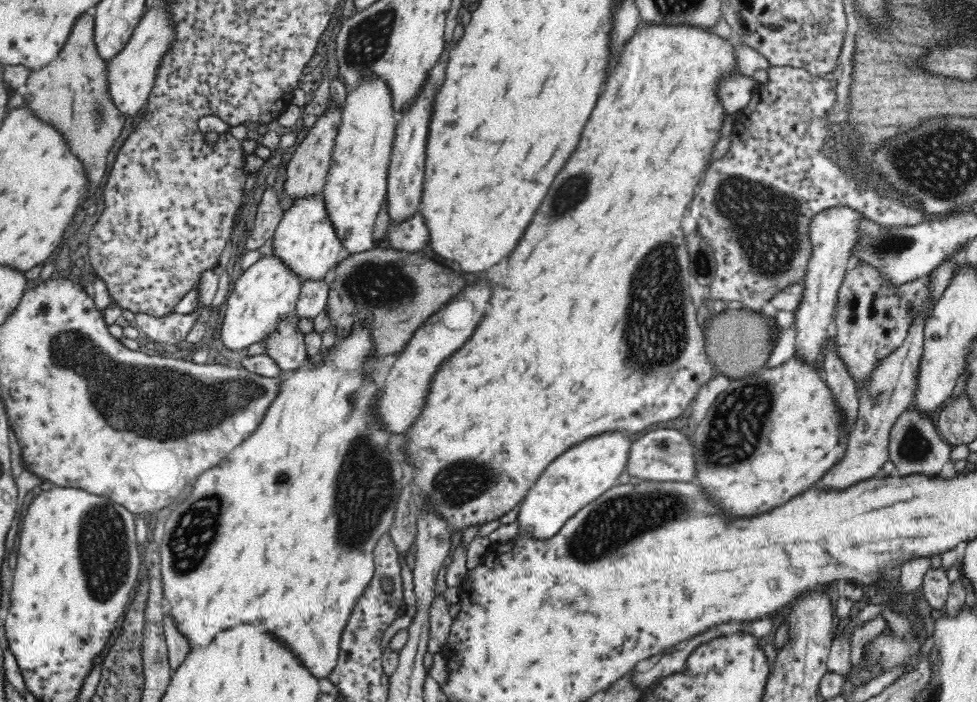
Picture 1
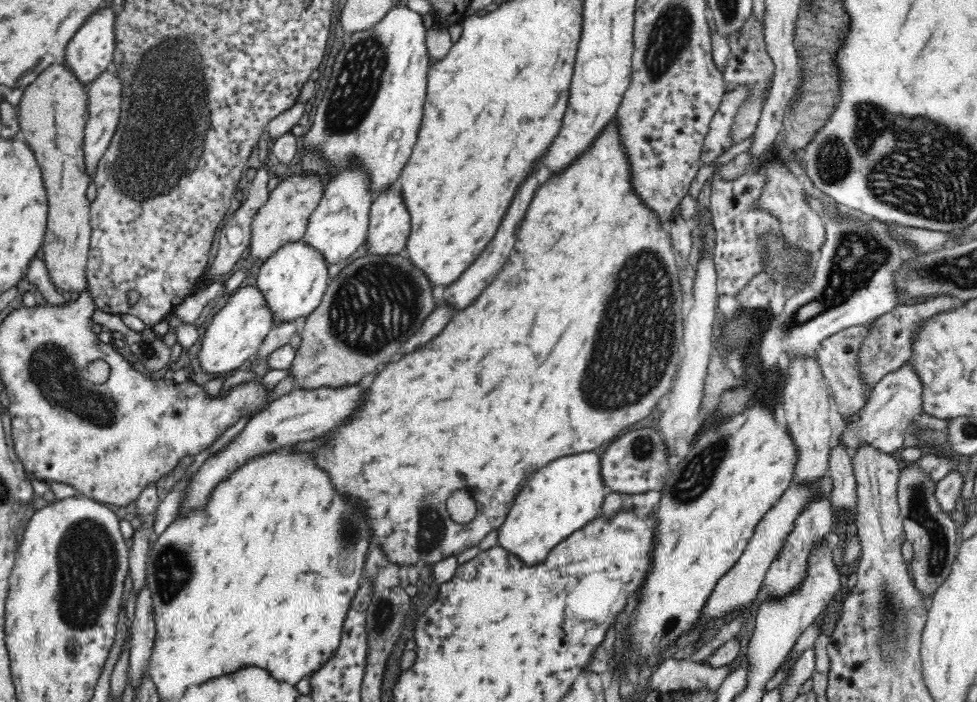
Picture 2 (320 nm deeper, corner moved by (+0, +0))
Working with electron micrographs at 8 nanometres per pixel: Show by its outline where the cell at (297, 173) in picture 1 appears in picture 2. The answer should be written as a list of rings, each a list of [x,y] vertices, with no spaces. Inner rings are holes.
[[[291,175],[269,191],[268,200],[256,213],[250,228],[250,257],[263,263],[284,245],[303,240],[311,214],[322,198],[324,188],[316,175]]]

